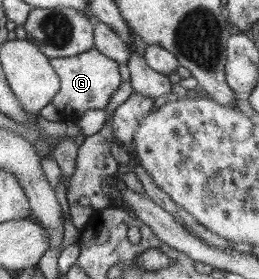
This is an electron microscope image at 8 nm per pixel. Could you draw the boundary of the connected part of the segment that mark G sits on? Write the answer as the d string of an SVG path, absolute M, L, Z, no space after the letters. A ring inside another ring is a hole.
M95 47L75 56L50 58L50 63L60 78L59 92L53 96L53 101L50 104L55 106L64 122L75 122L85 114L86 110L106 109L112 94L122 83L118 62L105 56Z

